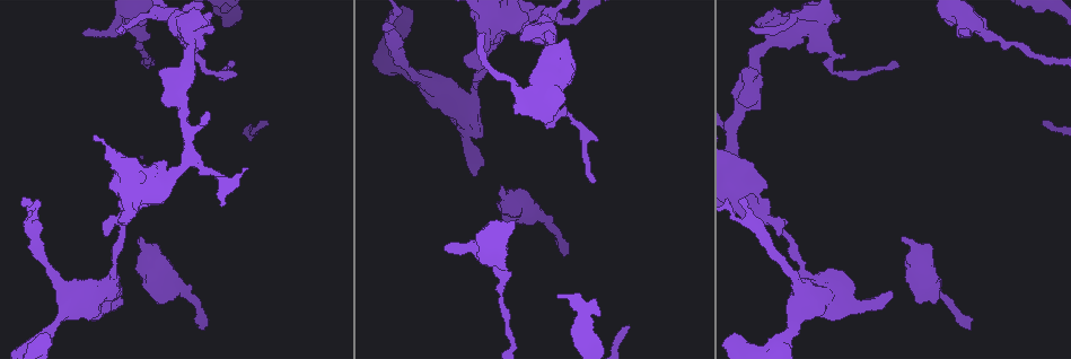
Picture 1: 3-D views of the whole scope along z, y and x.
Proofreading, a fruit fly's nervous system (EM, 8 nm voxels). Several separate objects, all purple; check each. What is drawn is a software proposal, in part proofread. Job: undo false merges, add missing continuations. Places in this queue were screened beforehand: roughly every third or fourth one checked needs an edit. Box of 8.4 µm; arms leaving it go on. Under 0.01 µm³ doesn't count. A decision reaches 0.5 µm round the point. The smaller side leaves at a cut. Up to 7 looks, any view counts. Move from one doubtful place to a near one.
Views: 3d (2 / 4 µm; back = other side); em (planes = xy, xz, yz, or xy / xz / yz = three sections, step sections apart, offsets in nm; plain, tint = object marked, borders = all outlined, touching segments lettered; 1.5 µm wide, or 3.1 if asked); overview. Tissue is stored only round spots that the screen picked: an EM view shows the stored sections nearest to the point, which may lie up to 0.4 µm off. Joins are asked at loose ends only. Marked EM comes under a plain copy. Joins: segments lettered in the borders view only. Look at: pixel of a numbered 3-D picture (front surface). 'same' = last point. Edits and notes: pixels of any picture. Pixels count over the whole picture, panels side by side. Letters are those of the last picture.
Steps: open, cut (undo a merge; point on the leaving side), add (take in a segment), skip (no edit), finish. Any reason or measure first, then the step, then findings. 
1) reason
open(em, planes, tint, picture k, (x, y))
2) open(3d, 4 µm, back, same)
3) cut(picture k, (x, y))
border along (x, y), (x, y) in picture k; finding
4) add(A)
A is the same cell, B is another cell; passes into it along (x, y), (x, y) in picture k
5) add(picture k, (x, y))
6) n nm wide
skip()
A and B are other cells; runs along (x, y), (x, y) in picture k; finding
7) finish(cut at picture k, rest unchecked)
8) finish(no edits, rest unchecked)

open(em, xz, step 8, tint, picture 1, (814, 280))

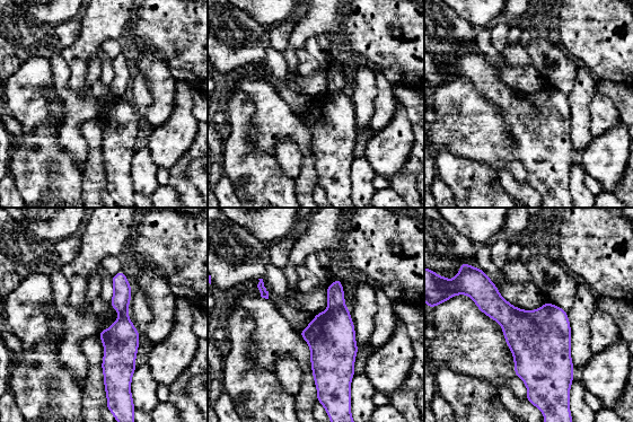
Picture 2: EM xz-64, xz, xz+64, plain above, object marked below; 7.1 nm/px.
open(em, xz, step 8, borders, same)

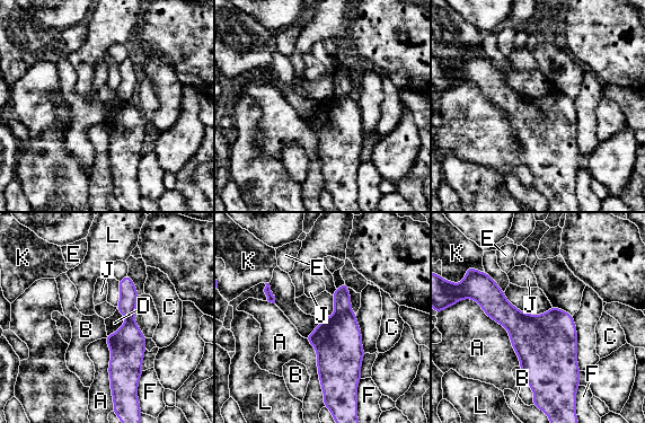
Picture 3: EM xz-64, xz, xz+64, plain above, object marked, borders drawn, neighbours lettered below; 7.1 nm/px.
80 nm wide
cut(picture 3, (337, 340))
A, B, C, D, E, F, J, K and L are other cells; border along (335, 310), (351, 311) in picture 3; two neurons meet here

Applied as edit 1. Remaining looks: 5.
see it whole again
open(overview)

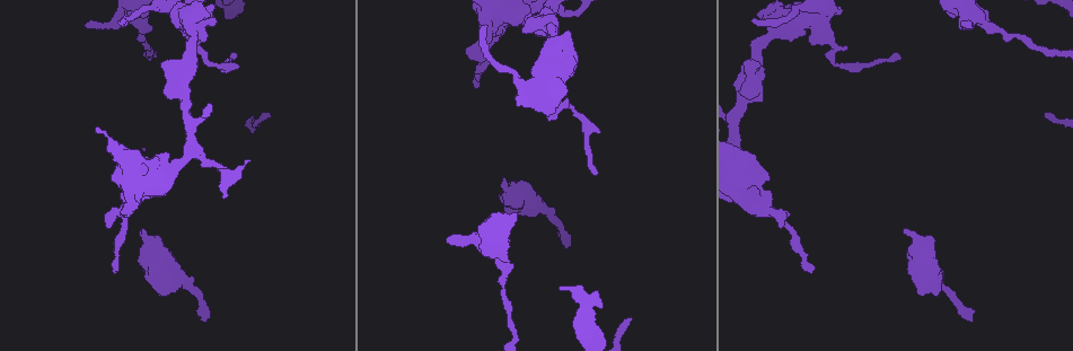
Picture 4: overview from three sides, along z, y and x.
branch stops here
open(3d, 2 µm, picture 4, (143, 230))

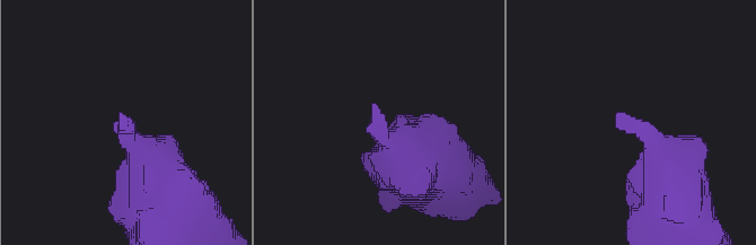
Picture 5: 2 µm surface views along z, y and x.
open(em, yz, step 4, borders, picture 5, (374, 107))

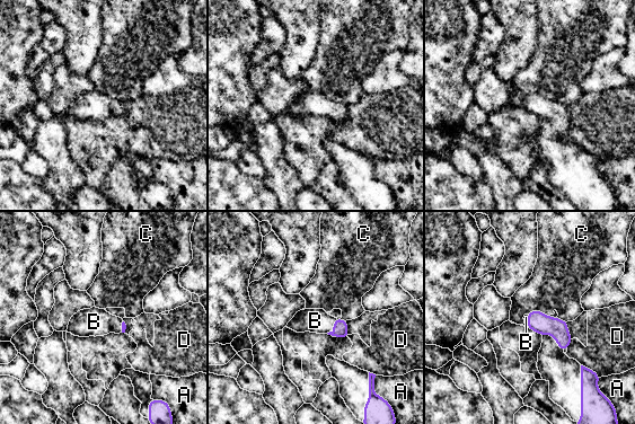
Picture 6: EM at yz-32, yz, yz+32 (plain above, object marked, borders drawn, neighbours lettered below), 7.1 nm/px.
add(B)
B is the same cell, A, C and D are other cells; passes into it along (340, 330), (334, 327), (315, 320) in picture 6; the neuron continues

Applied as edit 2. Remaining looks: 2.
finish(cut at picture 3, add at picture 6, rest unchecked)

